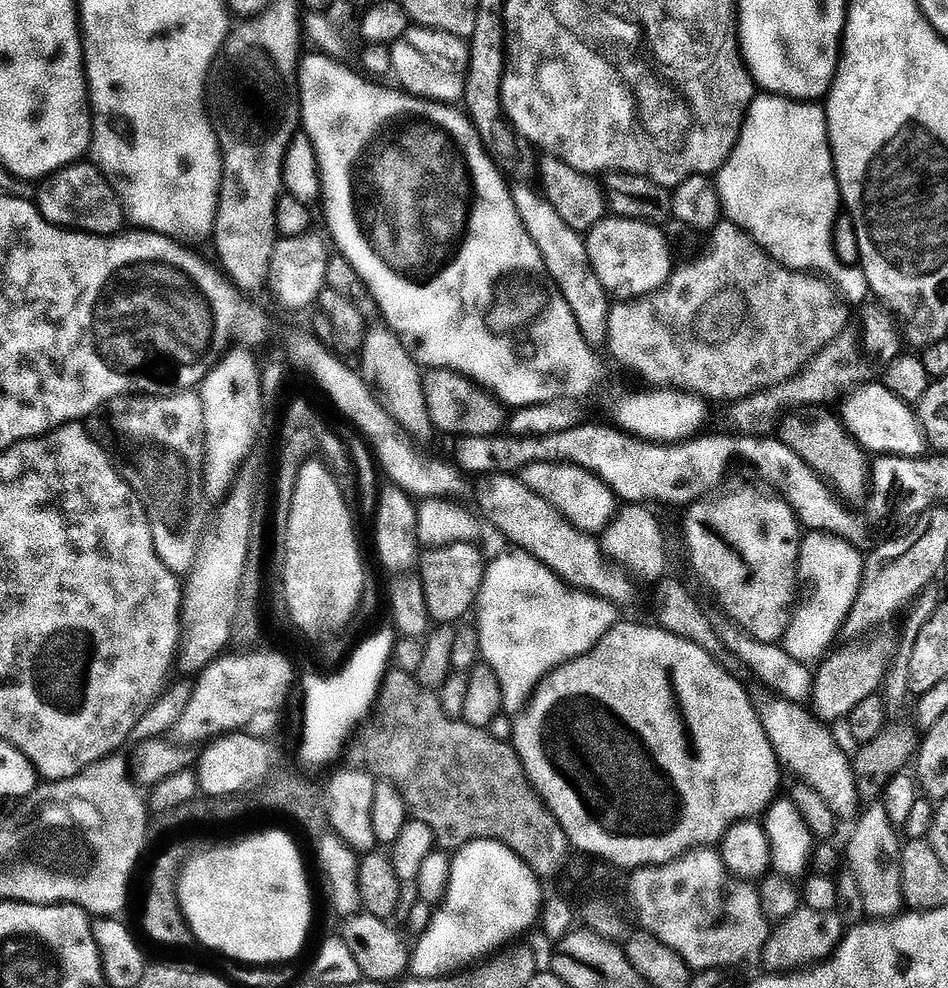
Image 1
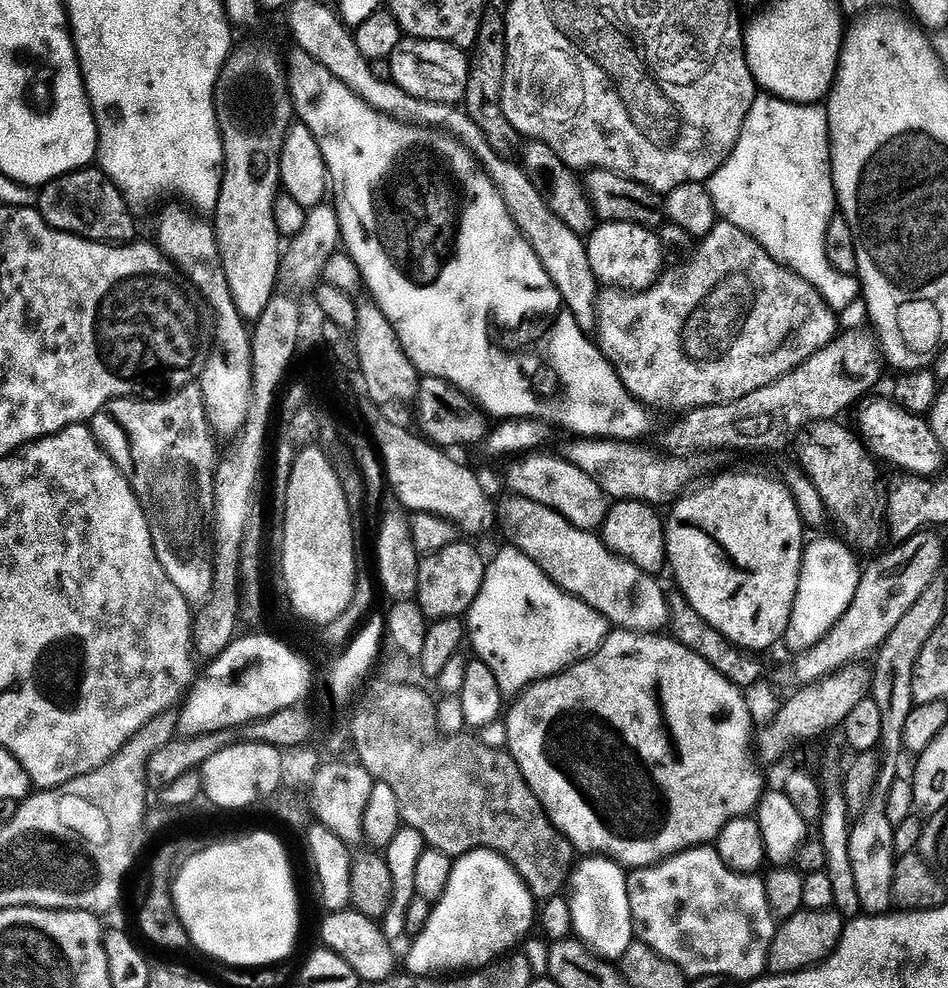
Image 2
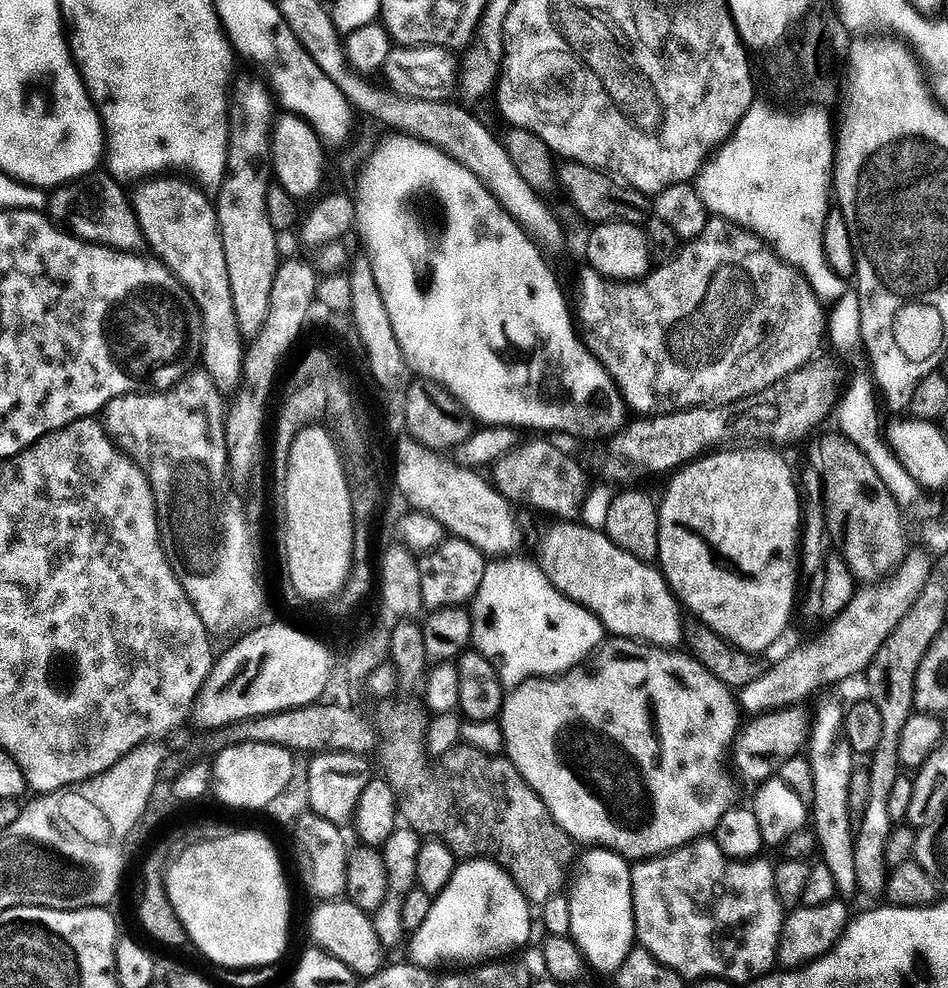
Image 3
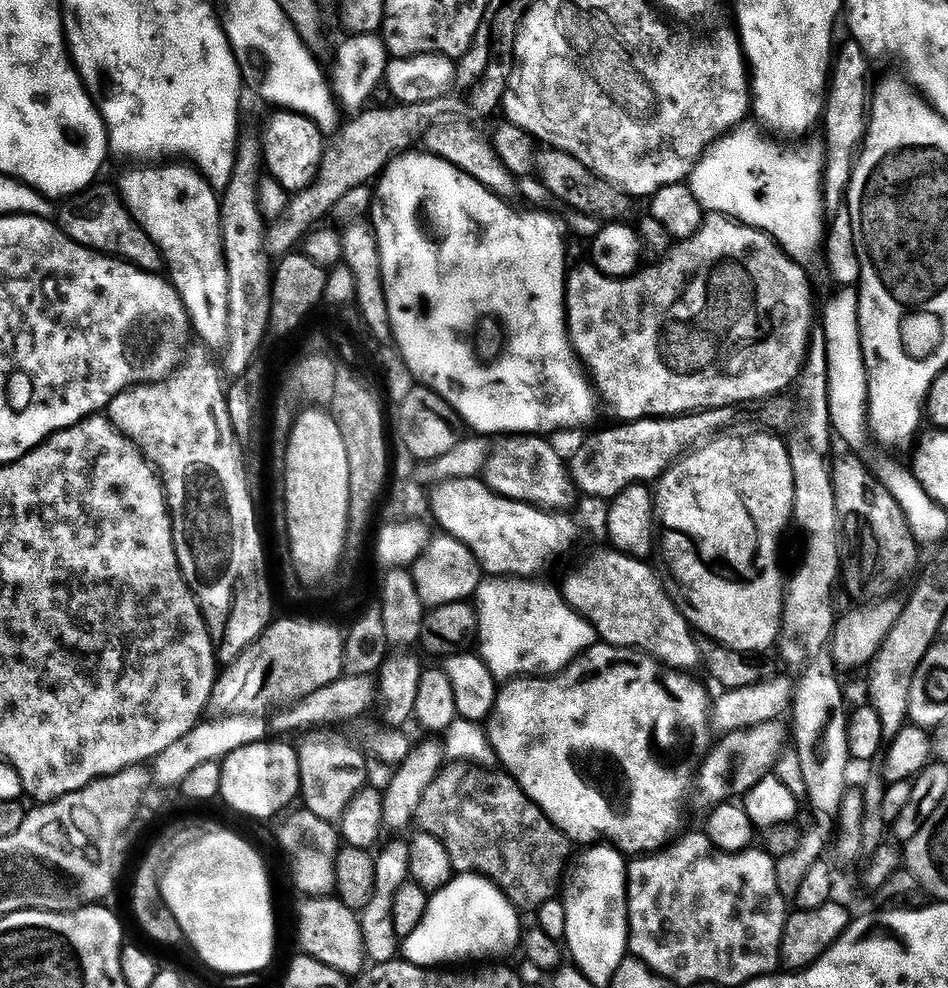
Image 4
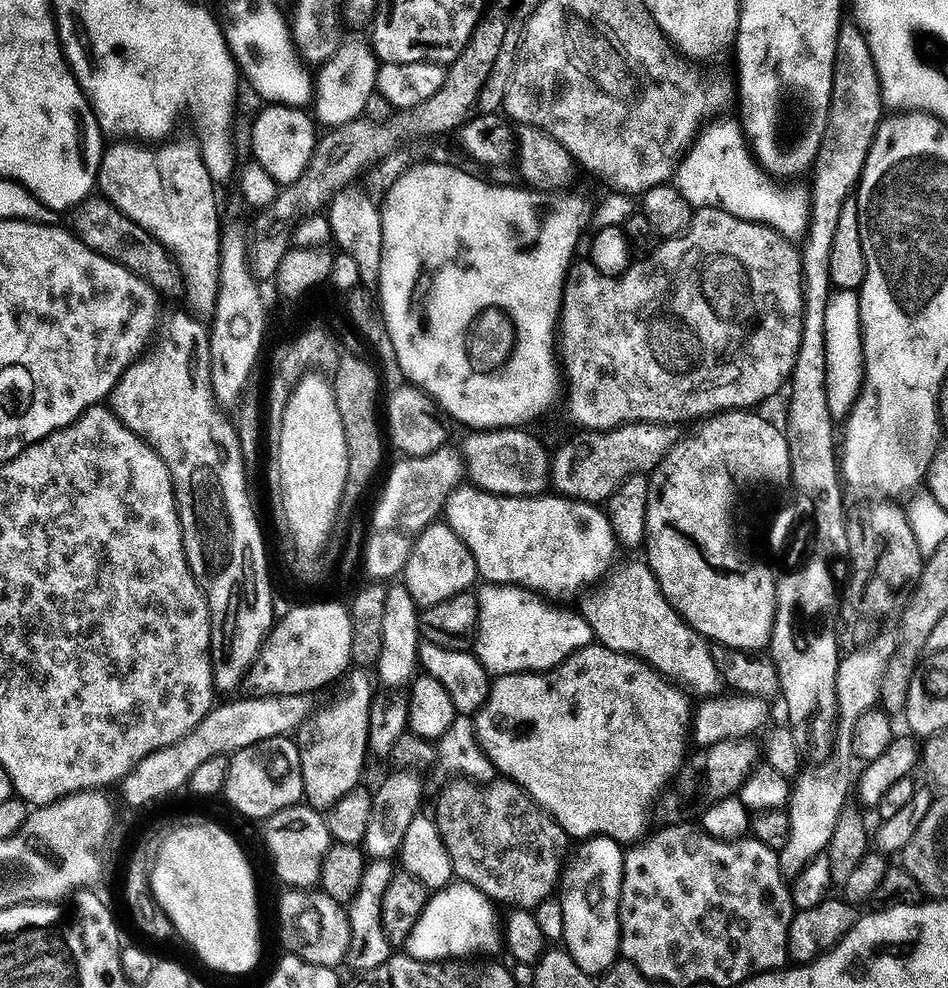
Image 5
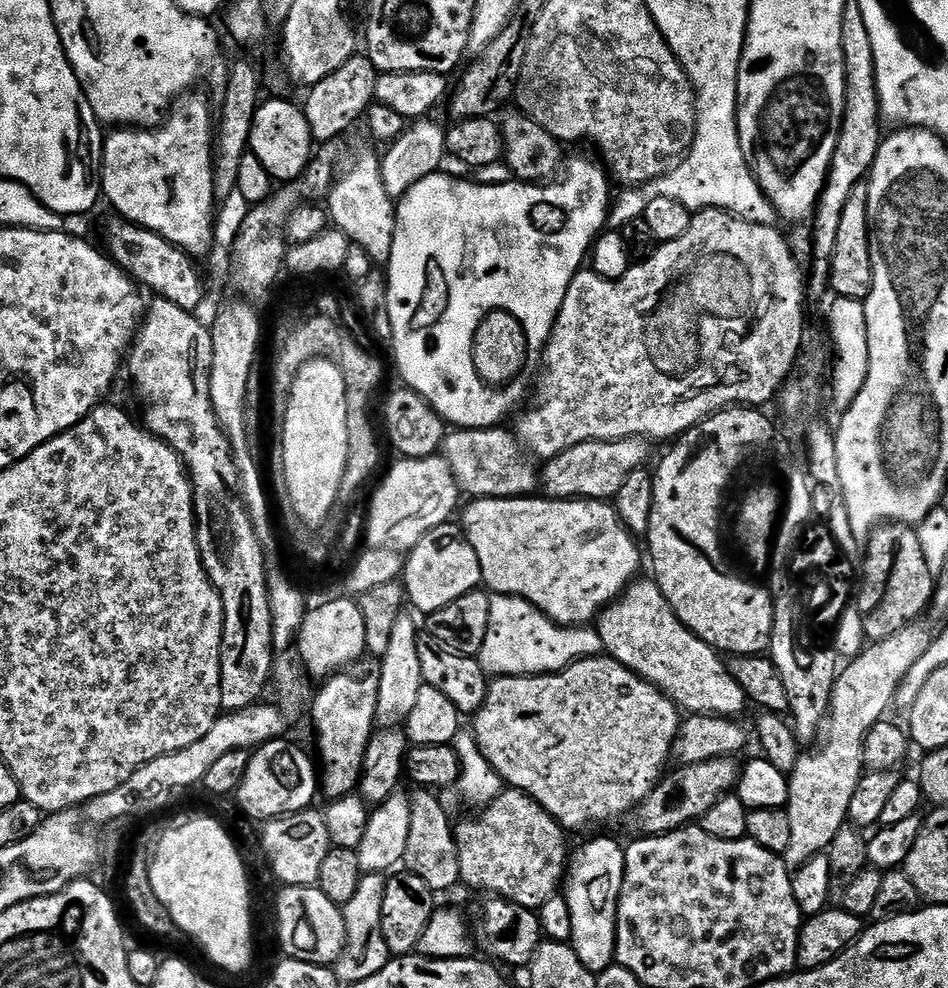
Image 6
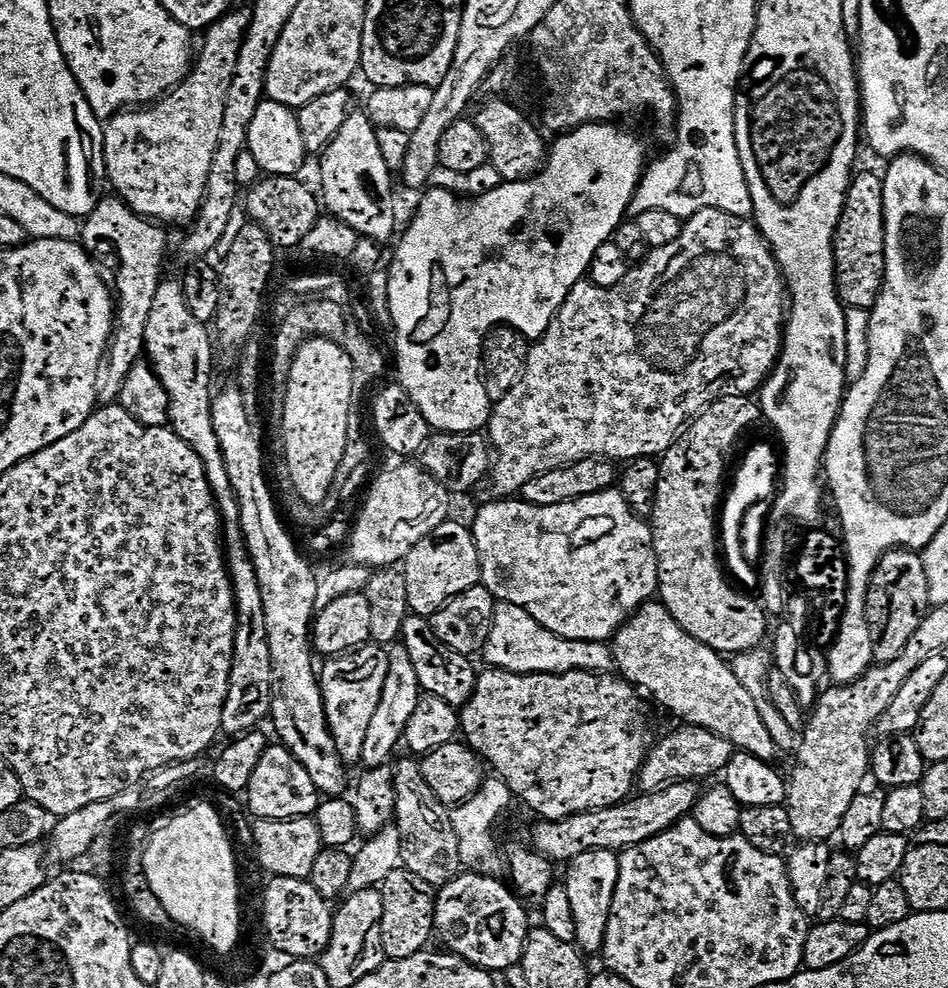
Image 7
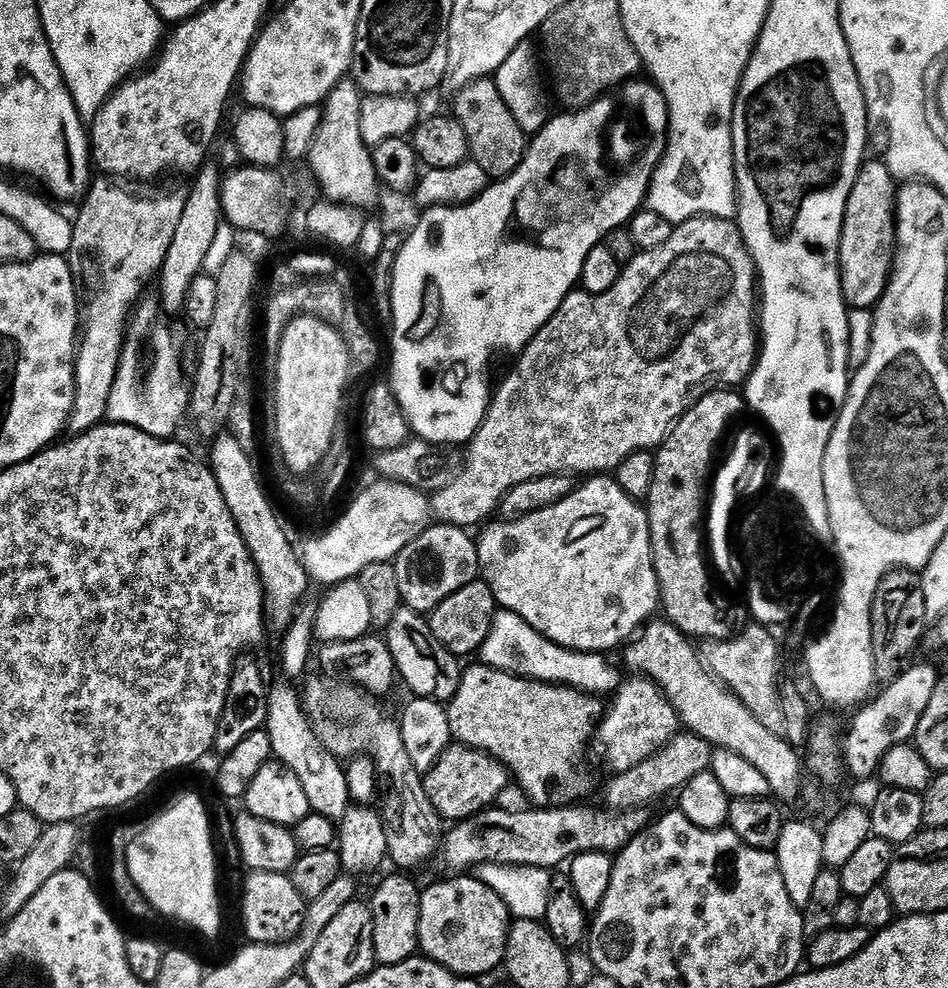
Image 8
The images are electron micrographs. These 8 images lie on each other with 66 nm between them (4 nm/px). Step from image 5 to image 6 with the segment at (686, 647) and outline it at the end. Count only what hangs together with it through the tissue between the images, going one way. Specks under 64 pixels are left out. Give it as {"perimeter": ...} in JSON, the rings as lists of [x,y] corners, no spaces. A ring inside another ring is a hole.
{"perimeter":[[[637,579],[629,584],[617,599],[599,613],[603,651],[613,660],[620,660],[627,668],[633,668],[661,692],[672,688],[672,696],[692,696],[692,700],[696,700],[696,692],[708,692],[708,696],[728,692],[728,680],[716,672],[716,668],[725,662],[717,649],[699,640],[676,617],[655,579],[647,579]]]}

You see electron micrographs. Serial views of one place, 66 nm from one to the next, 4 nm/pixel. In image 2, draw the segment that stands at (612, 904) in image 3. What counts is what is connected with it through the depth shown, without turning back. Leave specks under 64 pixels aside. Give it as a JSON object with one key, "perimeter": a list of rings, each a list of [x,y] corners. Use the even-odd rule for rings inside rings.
{"perimeter":[[[599,854],[589,855],[577,863],[570,873],[570,892],[567,897],[572,911],[572,930],[597,955],[623,961],[626,950],[634,942],[634,925],[628,893],[629,873],[616,861]]]}

